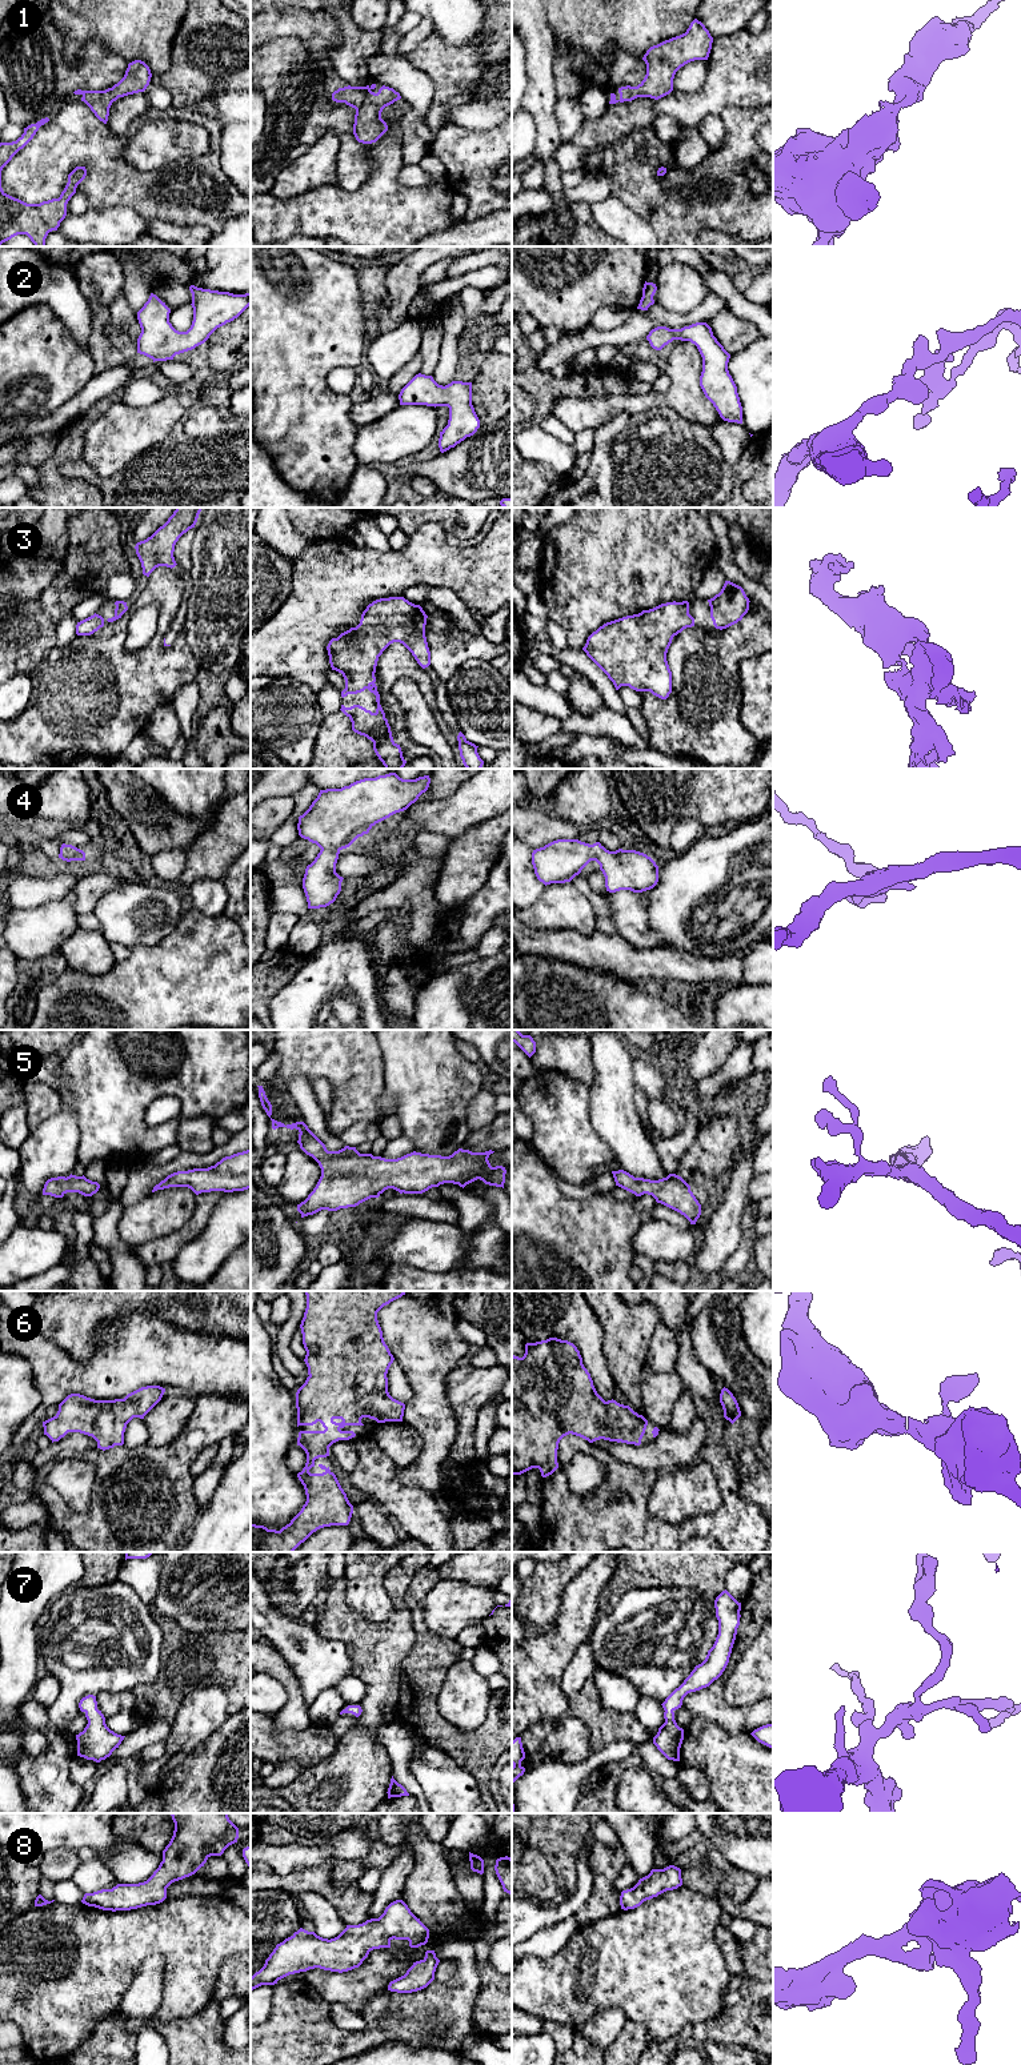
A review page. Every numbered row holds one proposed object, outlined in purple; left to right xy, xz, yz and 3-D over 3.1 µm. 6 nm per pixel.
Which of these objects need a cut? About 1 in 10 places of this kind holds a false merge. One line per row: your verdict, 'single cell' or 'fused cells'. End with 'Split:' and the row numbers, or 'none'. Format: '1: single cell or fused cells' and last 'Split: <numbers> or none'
1: single cell
2: single cell
3: single cell
4: single cell
5: single cell
6: single cell
7: single cell
8: single cell
Split: none

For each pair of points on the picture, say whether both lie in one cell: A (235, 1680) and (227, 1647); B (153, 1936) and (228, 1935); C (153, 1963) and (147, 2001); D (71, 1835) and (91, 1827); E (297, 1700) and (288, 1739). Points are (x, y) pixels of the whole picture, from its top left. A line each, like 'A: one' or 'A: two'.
A: one
B: one
C: one
D: one
E: two

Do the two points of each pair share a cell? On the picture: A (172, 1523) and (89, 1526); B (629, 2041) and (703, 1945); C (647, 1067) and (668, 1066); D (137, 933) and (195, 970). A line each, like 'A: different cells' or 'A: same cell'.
A: same cell
B: different cells
C: same cell
D: different cells

